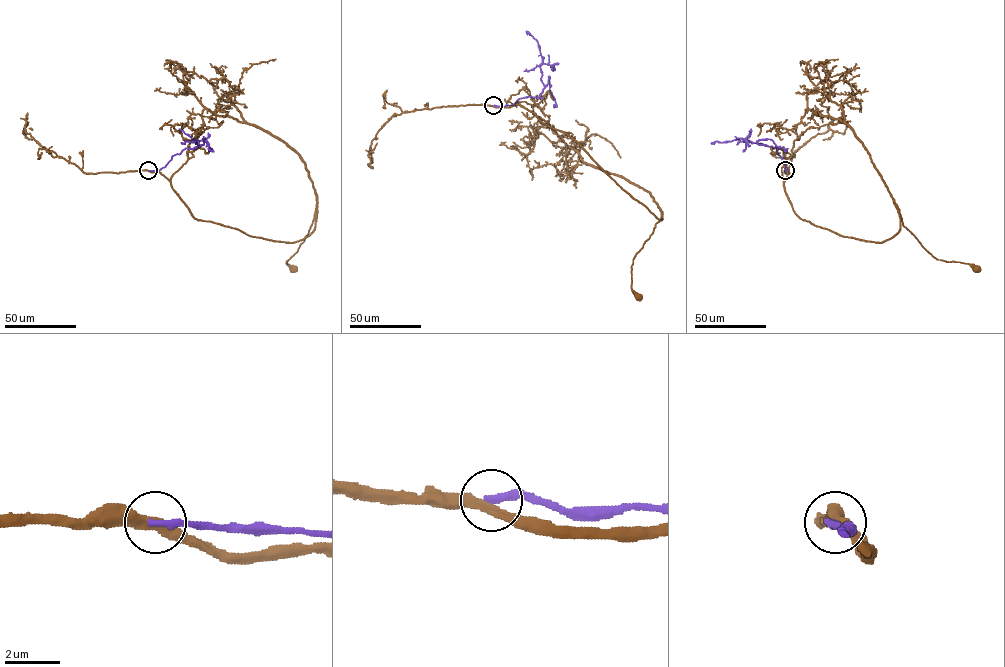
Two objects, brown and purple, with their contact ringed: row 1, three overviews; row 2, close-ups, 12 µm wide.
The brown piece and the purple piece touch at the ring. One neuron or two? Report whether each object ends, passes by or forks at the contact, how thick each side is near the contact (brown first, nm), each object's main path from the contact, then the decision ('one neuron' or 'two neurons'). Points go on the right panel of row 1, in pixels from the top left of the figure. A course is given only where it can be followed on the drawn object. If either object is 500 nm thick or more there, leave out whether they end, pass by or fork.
brown passes by; purple ends there; 320 nm thick on the brown side, 280 nm on the other; brown runs (785, 170), (784, 190), (803, 219), (881, 242), (900, 229), (897, 205), (903, 226), (933, 256), (976, 269); purple runs (785, 170), (778, 148), (746, 140), (711, 142); two neurons

